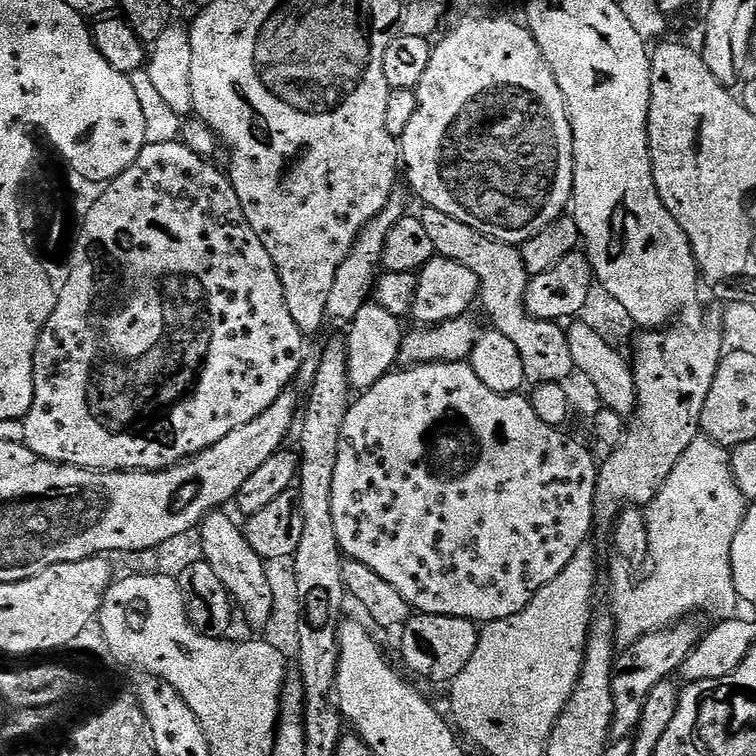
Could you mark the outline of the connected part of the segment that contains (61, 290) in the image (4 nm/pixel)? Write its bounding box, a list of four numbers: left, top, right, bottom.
[22,140,306,472]

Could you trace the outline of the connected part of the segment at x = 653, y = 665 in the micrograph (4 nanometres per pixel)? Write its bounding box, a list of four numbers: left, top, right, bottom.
[610,622,702,741]

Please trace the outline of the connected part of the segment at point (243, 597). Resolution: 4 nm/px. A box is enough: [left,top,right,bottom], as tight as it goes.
[198,510,276,628]

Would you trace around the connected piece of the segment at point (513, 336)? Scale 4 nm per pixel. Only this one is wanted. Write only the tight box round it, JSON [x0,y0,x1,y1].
[418,206,574,385]

